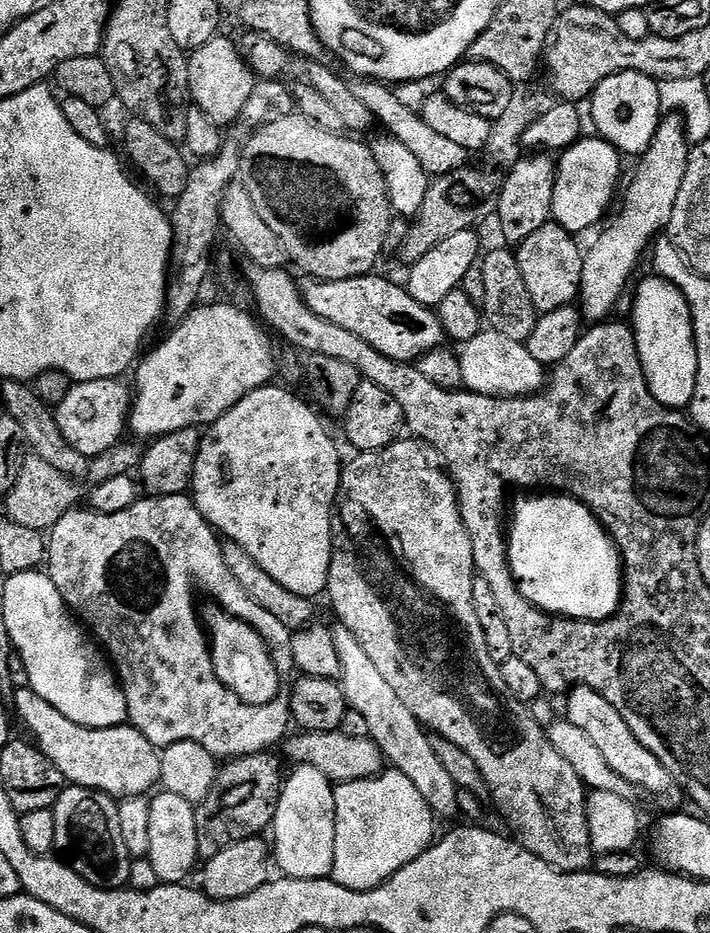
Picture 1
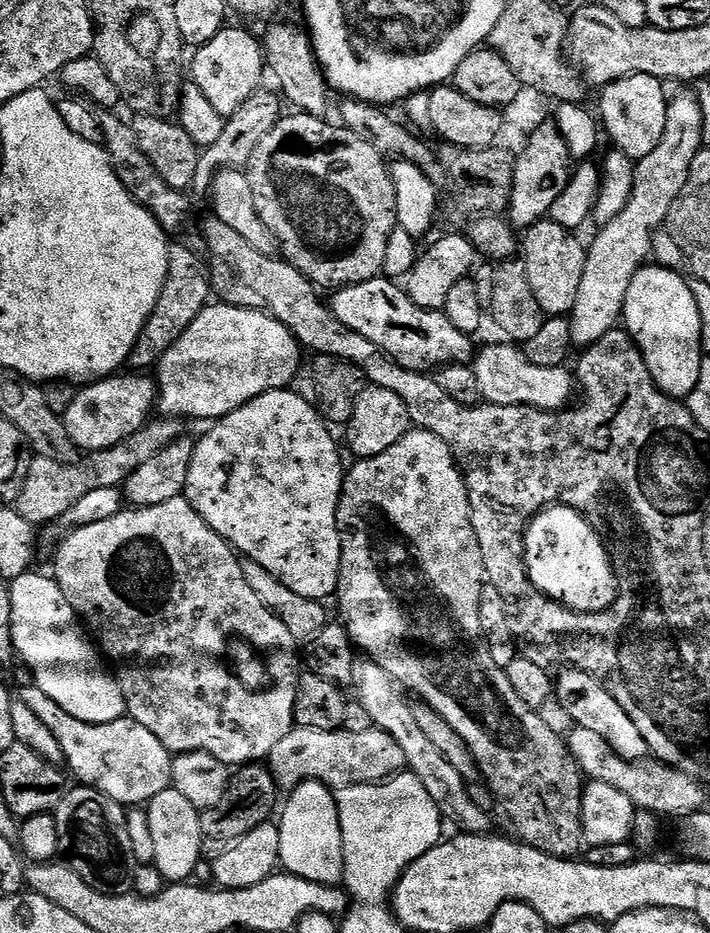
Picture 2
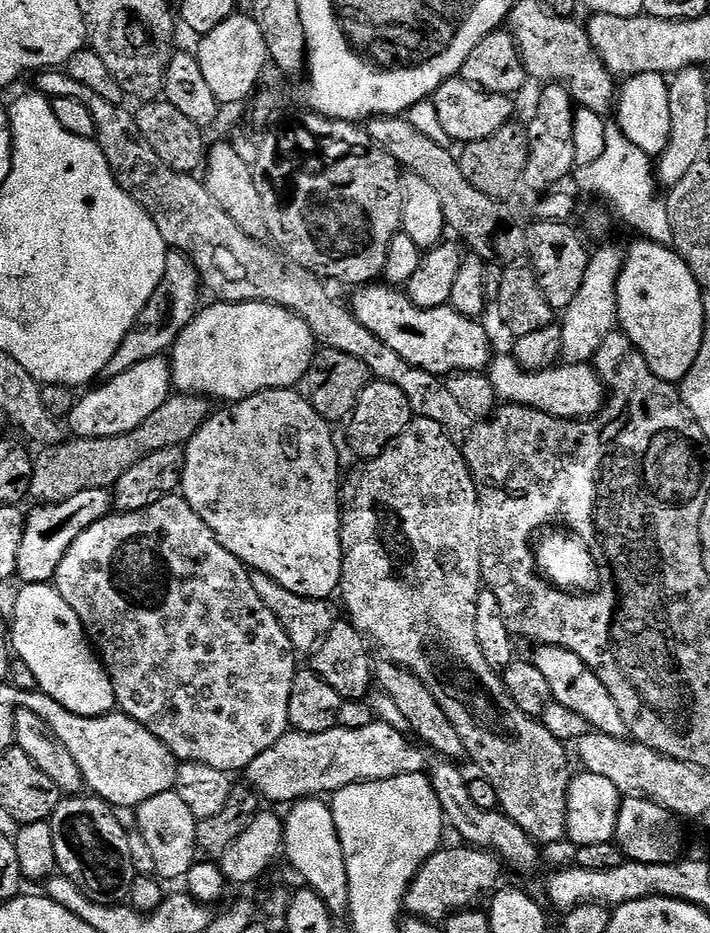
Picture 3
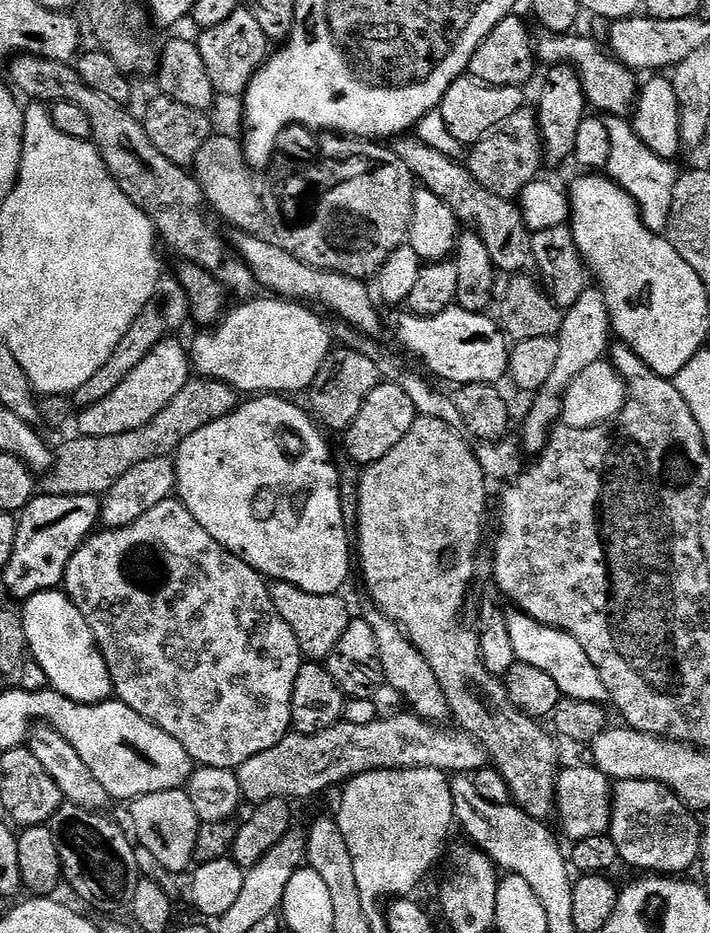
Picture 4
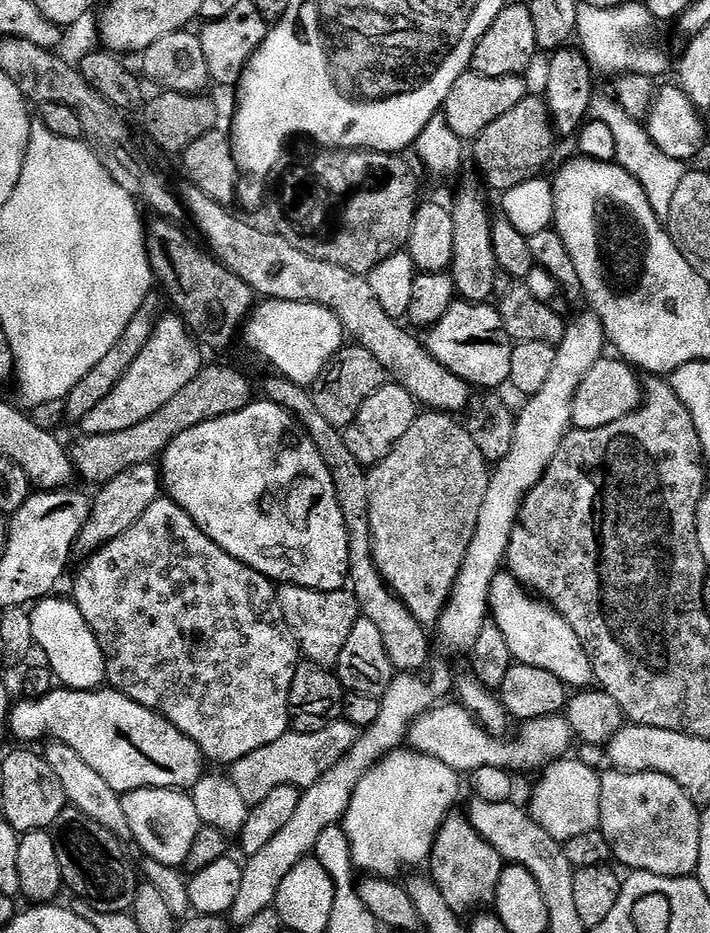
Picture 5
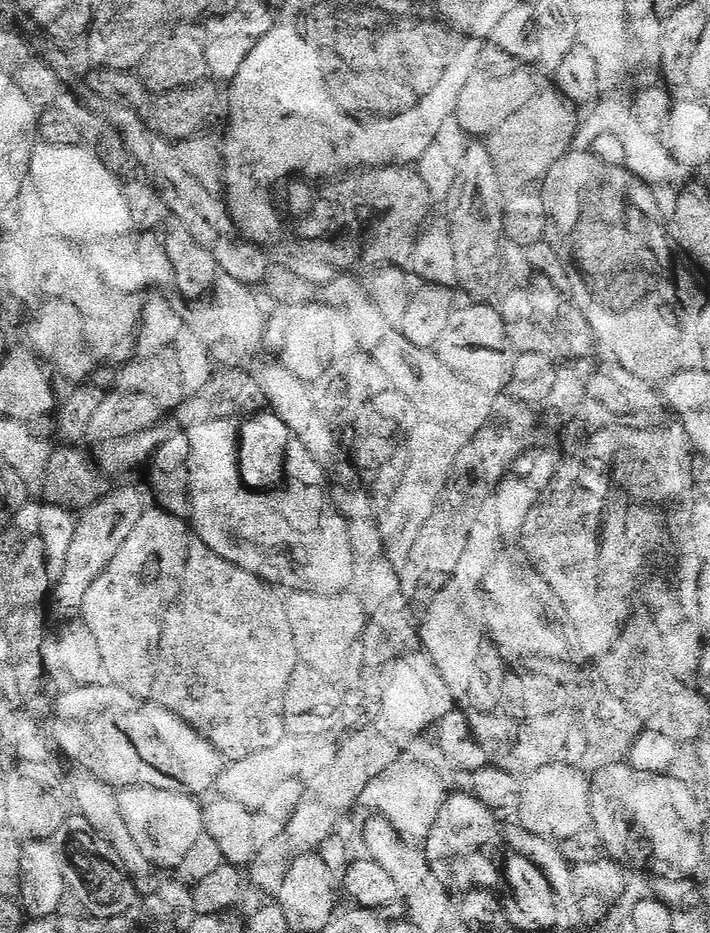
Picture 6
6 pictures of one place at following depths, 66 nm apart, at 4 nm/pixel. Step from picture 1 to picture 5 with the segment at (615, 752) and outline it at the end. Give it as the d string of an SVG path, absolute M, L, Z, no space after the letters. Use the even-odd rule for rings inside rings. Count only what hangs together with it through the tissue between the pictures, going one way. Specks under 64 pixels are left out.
M501 574L494 578L490 586L488 610L490 620L502 632L502 637L506 640L506 645L509 646L509 652L515 663L538 666L538 670L550 670L554 678L558 678L572 690L584 690L593 683L592 663L586 654L583 642L578 638L578 634L574 634L574 626L570 626L570 622L566 622L566 618L562 618L562 614L558 614L551 604L526 590L524 585L517 582L510 574Z

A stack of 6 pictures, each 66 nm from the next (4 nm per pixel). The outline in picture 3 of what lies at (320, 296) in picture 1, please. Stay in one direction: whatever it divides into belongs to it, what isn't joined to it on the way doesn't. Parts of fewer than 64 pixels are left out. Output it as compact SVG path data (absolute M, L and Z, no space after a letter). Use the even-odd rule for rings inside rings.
M373 282L357 292L360 293L350 303L356 321L390 346L398 358L406 358L410 366L448 378L462 372L483 373L493 359L492 340L479 319L458 314L450 306L416 308L403 291L384 282Z

